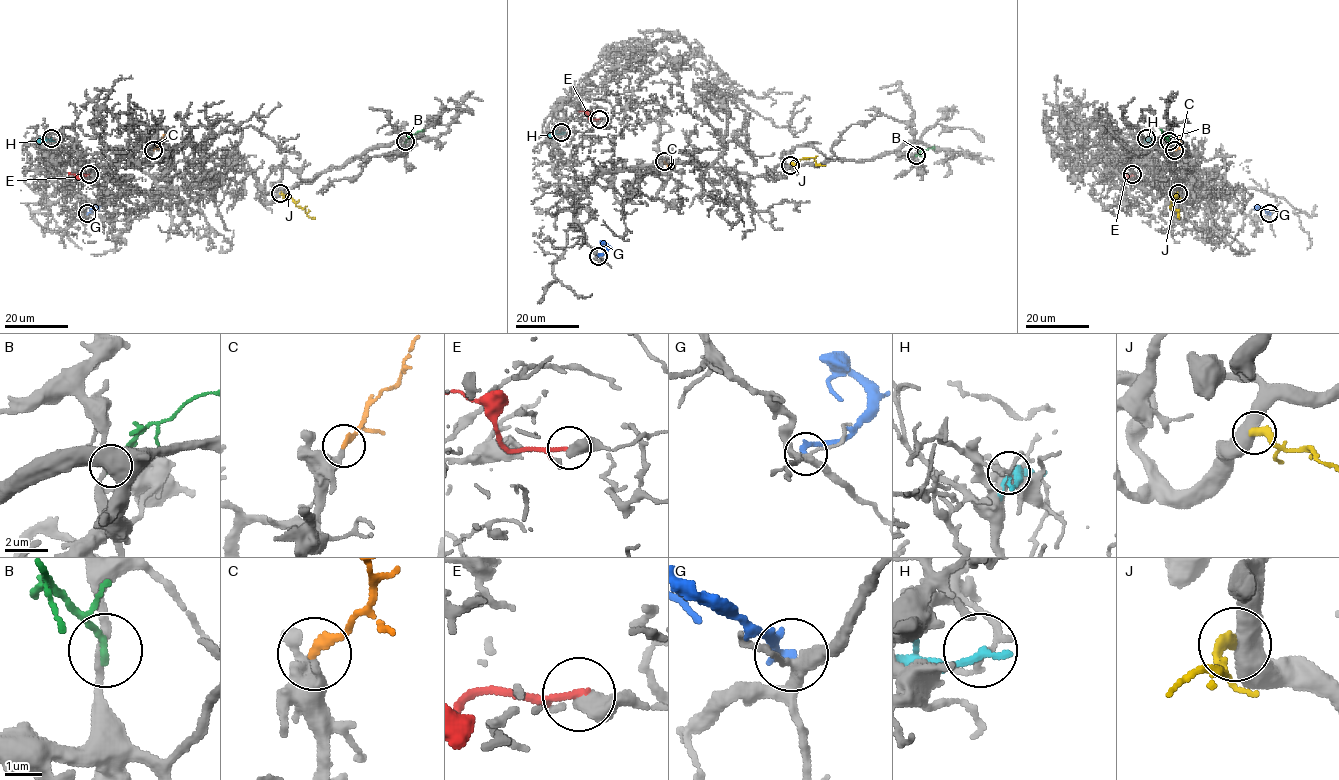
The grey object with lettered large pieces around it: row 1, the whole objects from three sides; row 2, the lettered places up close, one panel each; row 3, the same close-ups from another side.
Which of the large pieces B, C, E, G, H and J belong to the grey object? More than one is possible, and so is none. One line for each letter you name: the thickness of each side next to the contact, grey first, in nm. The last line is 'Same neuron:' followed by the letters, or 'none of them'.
C: 280/240 nm
Same neuron: C

